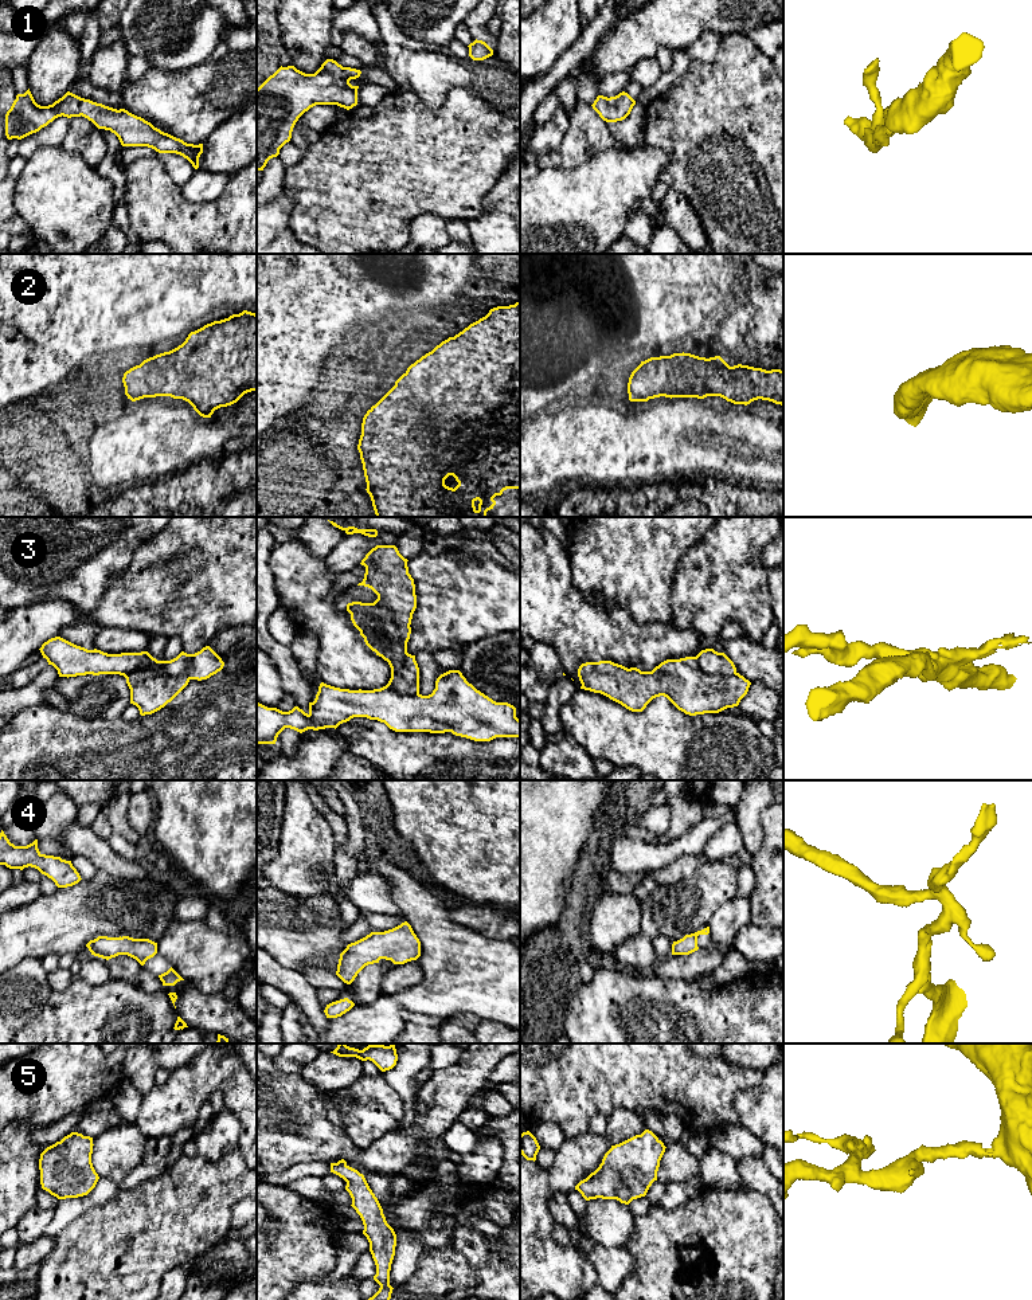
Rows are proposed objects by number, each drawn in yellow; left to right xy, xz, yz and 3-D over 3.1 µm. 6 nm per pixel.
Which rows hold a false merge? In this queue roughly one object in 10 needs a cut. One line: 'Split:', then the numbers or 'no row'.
Split: 3

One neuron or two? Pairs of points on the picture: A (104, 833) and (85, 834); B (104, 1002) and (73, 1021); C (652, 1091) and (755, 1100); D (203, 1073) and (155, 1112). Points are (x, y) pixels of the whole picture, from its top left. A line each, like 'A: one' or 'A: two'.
A: two
B: one
C: two
D: one

